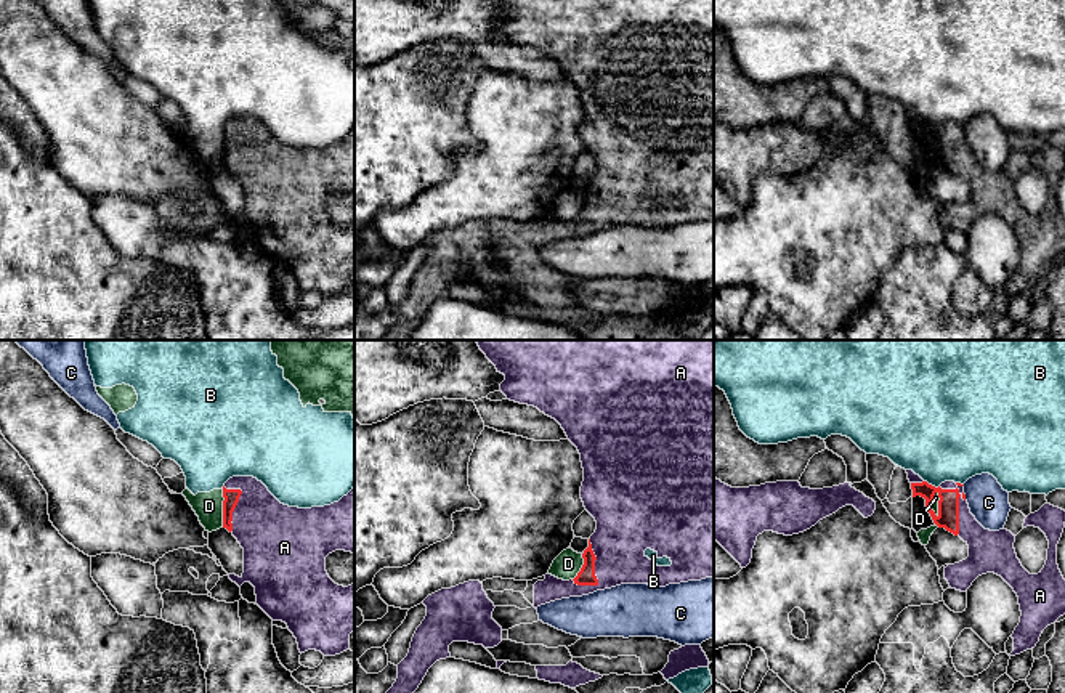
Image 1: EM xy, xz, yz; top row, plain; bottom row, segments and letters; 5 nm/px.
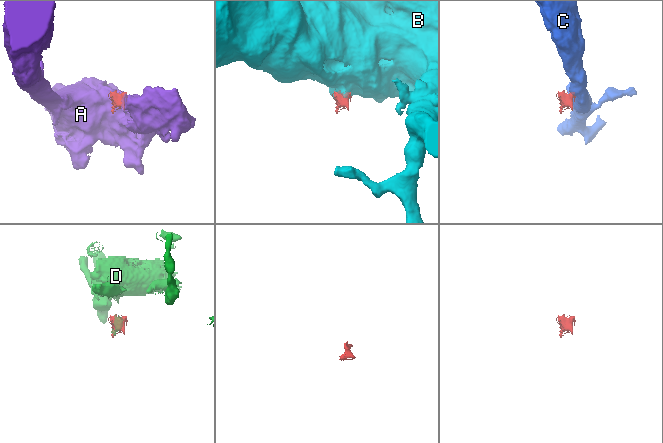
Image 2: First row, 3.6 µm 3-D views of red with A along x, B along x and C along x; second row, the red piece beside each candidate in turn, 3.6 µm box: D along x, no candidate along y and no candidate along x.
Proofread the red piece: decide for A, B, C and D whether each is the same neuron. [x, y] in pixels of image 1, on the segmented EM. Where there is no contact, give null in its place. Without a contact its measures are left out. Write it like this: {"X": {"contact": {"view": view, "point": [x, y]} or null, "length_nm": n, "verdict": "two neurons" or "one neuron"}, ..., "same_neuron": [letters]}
{"A": {"contact": {"view": "yz", "point": [958, 502]}, "length_nm": 260, "verdict": "one neuron"}, "B": {"contact": {"view": "yz", "point": [931, 485]}, "length_nm": 90, "verdict": "two neurons"}, "C": {"contact": {"view": "yz", "point": [964, 496]}, "length_nm": 40, "verdict": "two neurons"}, "D": {"contact": {"view": "xy", "point": [223, 507]}, "length_nm": 200, "verdict": "two neurons"}, "same_neuron": ["A"]}

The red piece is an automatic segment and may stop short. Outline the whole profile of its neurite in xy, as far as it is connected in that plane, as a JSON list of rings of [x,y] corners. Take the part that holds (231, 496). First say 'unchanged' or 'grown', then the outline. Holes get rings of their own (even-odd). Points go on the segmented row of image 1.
grown; [[[233,476],[223,486],[223,528],[244,549],[242,576],[229,574],[239,587],[250,582],[255,587],[257,605],[273,619],[287,624],[298,643],[300,653],[321,651],[335,656],[350,650],[350,634],[354,630],[354,582],[348,587],[335,584],[326,571],[326,557],[335,550],[354,553],[354,486],[338,502],[324,507],[298,509],[281,504],[268,488],[253,476]]]

